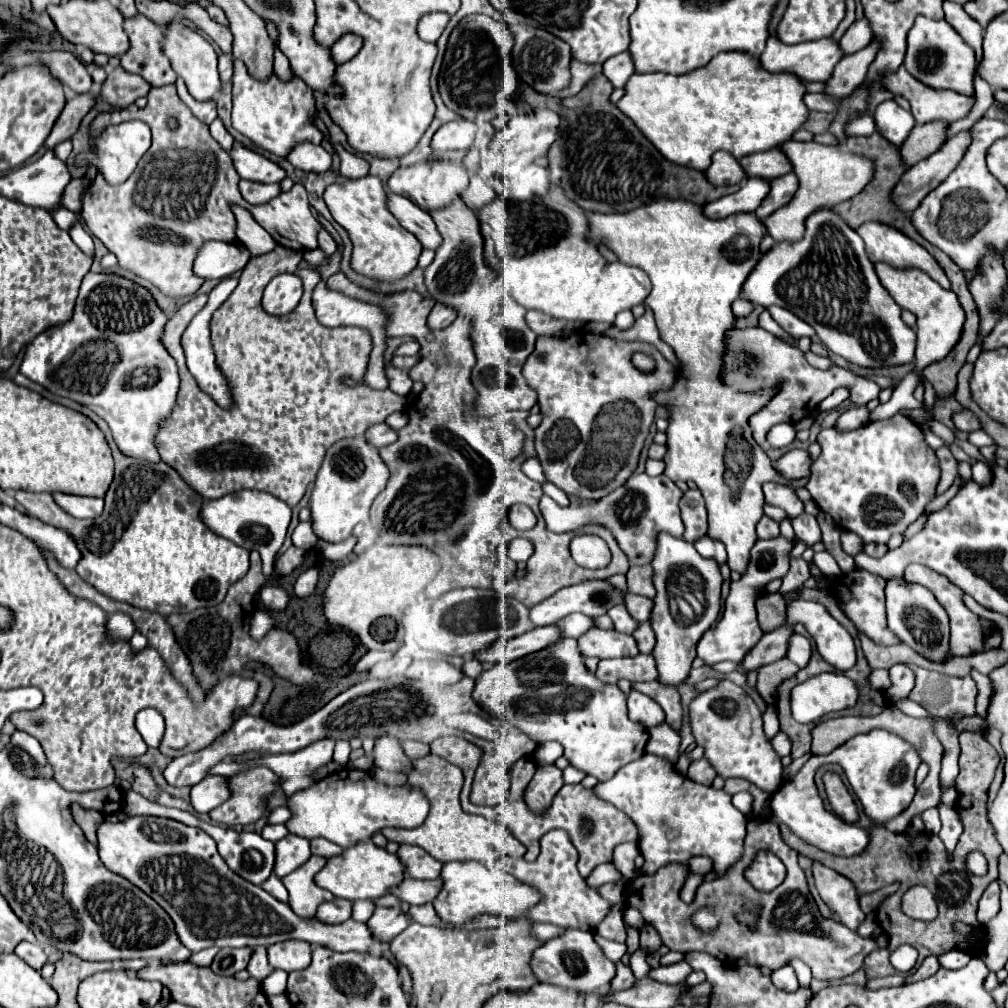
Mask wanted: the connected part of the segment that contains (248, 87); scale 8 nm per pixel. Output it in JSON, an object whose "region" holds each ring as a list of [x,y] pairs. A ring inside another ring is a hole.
{"region":[[[234,60],[234,88],[232,88],[232,126],[246,136],[258,148],[264,148],[280,158],[286,158],[298,144],[312,142],[320,144],[322,134],[312,124],[314,100],[312,90],[300,80],[292,78],[288,84],[280,82],[278,76],[270,76],[266,82],[258,82],[248,76],[246,66],[240,60]]]}

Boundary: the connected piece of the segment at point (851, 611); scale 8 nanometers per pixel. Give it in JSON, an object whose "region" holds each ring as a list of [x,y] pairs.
{"region":[[[852,570],[850,574],[842,574],[840,578],[832,580],[830,592],[836,596],[836,600],[840,600],[840,608],[844,608],[846,616],[850,620],[854,620],[854,624],[860,632],[870,636],[876,644],[892,646],[892,644],[898,644],[900,640],[886,626],[886,606],[884,606],[884,602],[886,602],[886,596],[884,596],[886,582],[888,580],[884,580],[876,574],[870,574],[870,572],[864,572],[864,570]]]}

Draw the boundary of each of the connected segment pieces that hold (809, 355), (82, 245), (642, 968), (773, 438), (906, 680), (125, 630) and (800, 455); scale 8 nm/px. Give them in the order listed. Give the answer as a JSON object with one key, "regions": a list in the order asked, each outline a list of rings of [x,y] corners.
{"regions":[[[[811,351],[805,353],[805,358],[810,365],[819,369],[828,369],[832,365],[828,357],[818,356]]],[[[76,214],[76,216],[78,216],[78,224],[70,230],[70,238],[78,244],[78,248],[80,248],[84,254],[94,256],[94,242],[92,242],[92,236],[90,236],[85,228],[82,228],[82,224],[80,224],[80,214]]],[[[636,950],[632,956],[630,956],[630,968],[632,968],[632,974],[636,976],[636,980],[642,980],[646,974],[648,974],[648,962],[646,962],[646,954],[642,950]]],[[[778,424],[768,432],[766,442],[770,448],[784,448],[794,440],[794,436],[796,436],[796,432],[790,424]]],[[[894,664],[888,672],[892,686],[886,691],[887,698],[892,703],[908,698],[914,688],[914,672],[906,664]]],[[[112,614],[112,616],[108,616],[108,620],[106,620],[106,630],[108,630],[108,638],[110,640],[130,640],[132,636],[134,636],[134,624],[132,624],[132,620],[130,620],[130,616],[126,616],[126,614]]],[[[790,450],[780,460],[774,462],[774,470],[780,472],[784,478],[796,480],[810,474],[810,458],[806,450]]]]}

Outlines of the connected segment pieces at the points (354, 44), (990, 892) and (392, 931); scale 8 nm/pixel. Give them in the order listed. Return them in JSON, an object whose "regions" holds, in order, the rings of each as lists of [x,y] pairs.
{"regions":[[[[346,34],[334,46],[336,46],[336,50],[332,50],[332,62],[334,64],[344,64],[362,48],[362,40],[360,40],[360,36]]],[[[992,882],[986,892],[982,894],[980,898],[980,904],[978,904],[978,924],[980,928],[984,928],[992,916],[996,916],[1000,910],[1000,886],[998,882]]],[[[376,908],[366,922],[370,934],[380,942],[392,942],[408,924],[408,914],[402,914],[396,908]]]]}

